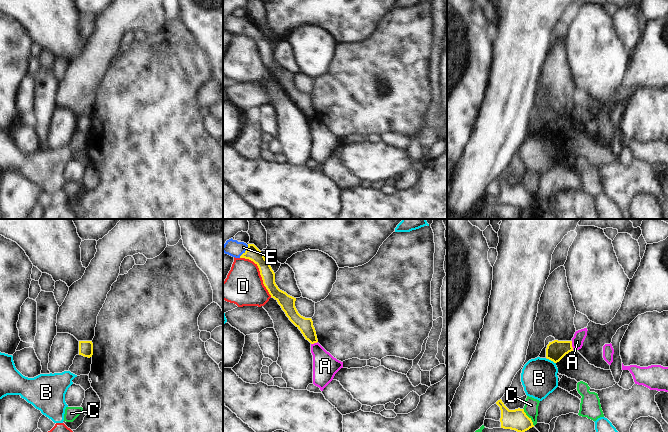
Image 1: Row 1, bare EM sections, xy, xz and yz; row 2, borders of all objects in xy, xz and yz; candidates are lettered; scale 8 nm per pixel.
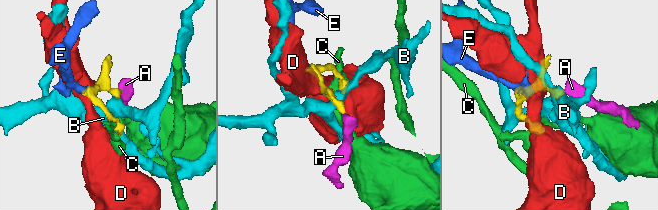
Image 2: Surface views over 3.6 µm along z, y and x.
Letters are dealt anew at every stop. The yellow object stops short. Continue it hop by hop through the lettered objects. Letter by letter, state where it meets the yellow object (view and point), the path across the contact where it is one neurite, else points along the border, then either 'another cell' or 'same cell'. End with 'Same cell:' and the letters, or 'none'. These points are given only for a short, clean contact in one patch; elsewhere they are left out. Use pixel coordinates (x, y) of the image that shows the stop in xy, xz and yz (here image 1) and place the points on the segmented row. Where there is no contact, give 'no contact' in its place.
A: yz (571, 345) | along yz (571, 341), (573, 349) | another cell
B: yz (551, 360) | along yz (547, 358), (555, 363) | another cell
C: yz (528, 417) | along yz (523, 408), (523, 411), (534, 425) | another cell
D: xz (260, 273) | another cell
E: xz (245, 251) | across xz (253, 253), (245, 251), (232, 247) | same cell
Same cell: E

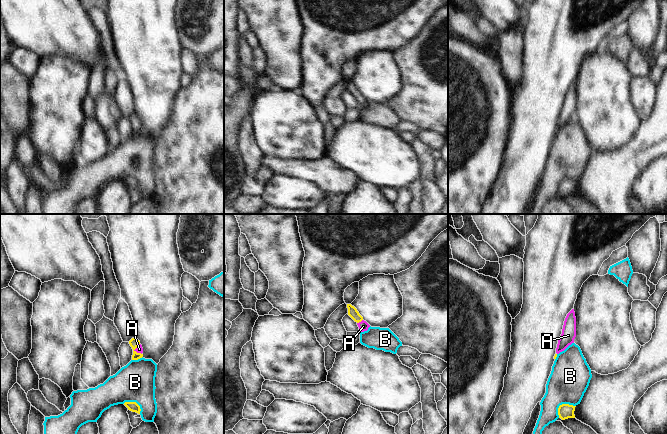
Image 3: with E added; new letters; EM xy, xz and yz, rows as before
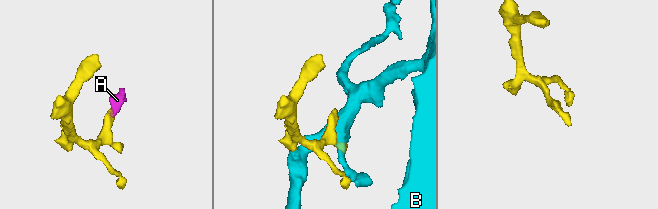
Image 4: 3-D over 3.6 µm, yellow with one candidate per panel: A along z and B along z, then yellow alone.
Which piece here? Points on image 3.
A: xz (359, 321) | across xz (352, 311), (359, 321), (363, 326) | same cell
B: yz (562, 404) | another cell
Same cell: A

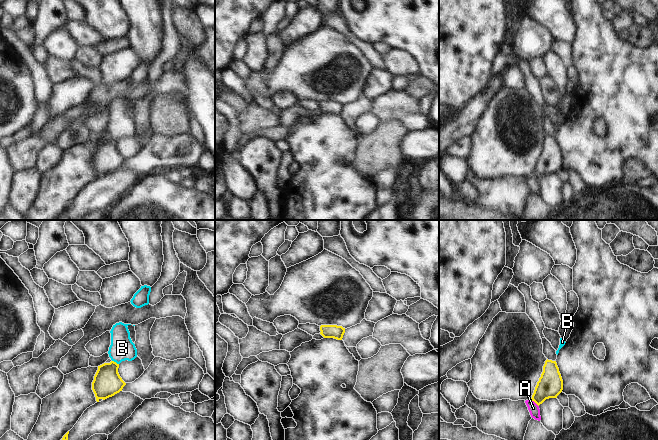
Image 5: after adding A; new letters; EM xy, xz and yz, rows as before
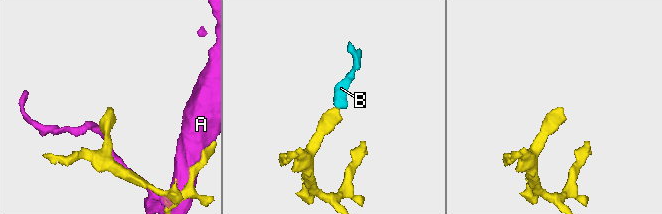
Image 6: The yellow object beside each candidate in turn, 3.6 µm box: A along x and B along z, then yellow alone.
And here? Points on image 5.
A: yz (535, 402) | another cell
B: xy (115, 362) | across xy (107, 382), (107, 373), (115, 362), (117, 354), (122, 348) | same cell
Same cell: B

